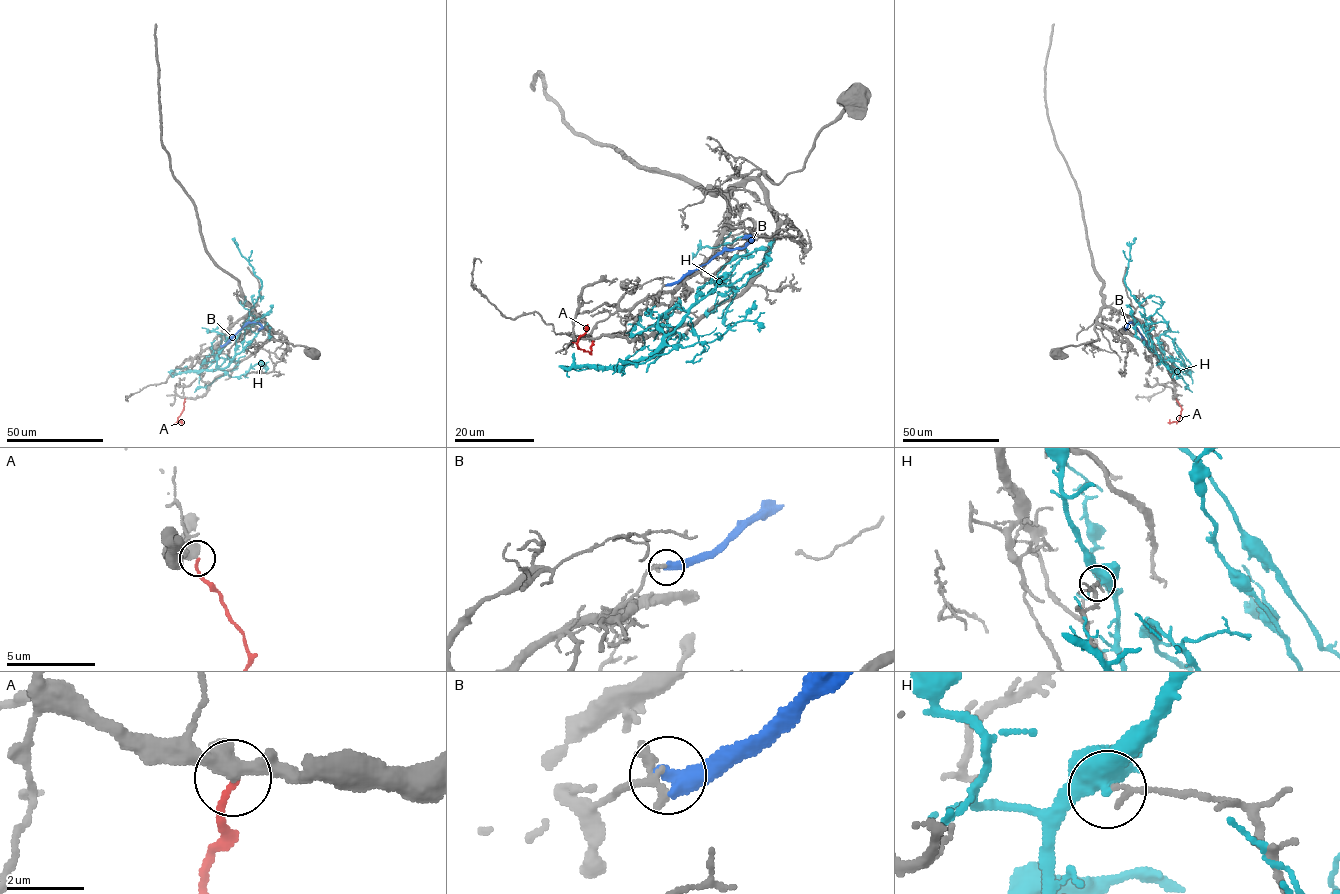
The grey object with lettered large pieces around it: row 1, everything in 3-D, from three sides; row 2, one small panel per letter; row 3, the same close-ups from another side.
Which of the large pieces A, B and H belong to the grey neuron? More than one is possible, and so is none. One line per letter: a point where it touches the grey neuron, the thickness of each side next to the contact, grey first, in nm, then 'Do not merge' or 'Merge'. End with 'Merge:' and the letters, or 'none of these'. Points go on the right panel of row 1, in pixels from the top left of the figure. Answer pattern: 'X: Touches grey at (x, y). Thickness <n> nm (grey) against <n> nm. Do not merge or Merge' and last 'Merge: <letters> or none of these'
A: Touches grey at (1176, 398). Thickness 440 nm (grey) against 150 nm. Do not merge
B: Touches grey at (1148, 346). Thickness 280 nm (grey) against 440 nm. Do not merge
H: Touches grey at (1162, 353). Thickness 150 nm (grey) against 500 nm. Do not merge
Merge: none of these

